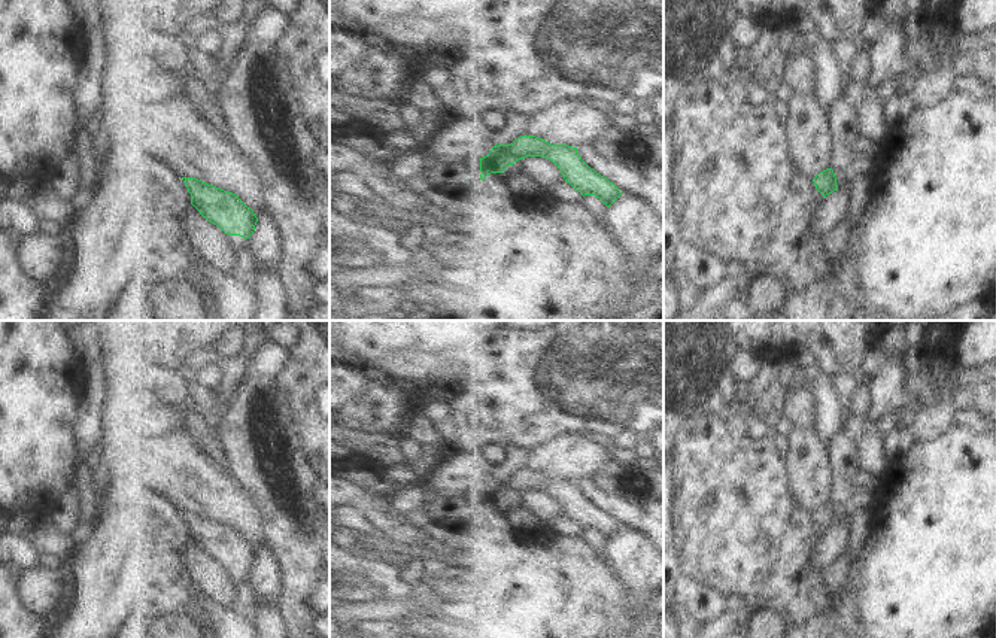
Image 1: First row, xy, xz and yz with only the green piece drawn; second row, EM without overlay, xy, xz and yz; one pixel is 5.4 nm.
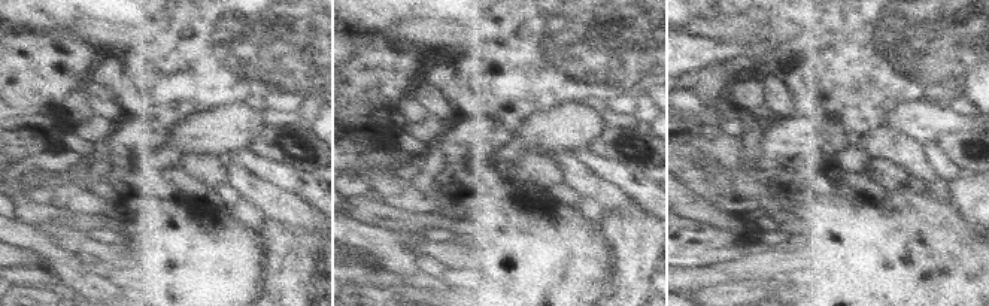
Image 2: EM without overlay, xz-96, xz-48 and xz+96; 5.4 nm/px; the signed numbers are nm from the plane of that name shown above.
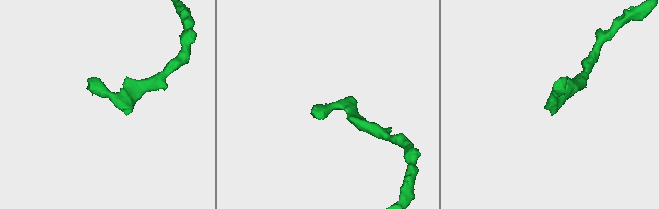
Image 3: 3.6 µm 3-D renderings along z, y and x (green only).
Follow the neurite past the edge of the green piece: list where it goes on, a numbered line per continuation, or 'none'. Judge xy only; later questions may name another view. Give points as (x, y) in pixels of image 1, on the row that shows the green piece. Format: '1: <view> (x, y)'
1: xy (237, 242)

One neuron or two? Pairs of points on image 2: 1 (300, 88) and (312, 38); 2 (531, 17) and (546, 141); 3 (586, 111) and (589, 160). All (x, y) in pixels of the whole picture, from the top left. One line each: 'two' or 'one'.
1: one
2: two
3: two

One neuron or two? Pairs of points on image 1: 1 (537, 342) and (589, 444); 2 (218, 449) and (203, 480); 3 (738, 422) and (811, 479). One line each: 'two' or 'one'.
1: two
2: two
3: two

